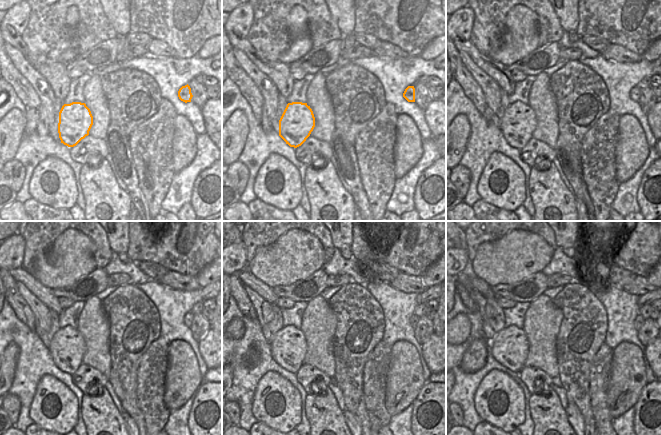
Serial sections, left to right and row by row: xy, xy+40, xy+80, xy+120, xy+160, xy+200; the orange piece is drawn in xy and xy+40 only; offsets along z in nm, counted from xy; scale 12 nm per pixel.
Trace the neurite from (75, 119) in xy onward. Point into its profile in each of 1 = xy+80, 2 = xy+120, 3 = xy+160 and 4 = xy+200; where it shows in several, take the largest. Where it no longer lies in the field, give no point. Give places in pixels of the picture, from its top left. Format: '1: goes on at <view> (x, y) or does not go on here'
1: goes on at xy+80 (518, 123)
2: goes on at xy+120 (67, 347)
3: goes on at xy+160 (288, 346)
4: goes on at xy+200 (510, 347)

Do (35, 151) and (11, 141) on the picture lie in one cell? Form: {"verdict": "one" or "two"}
{"verdict": "two"}

